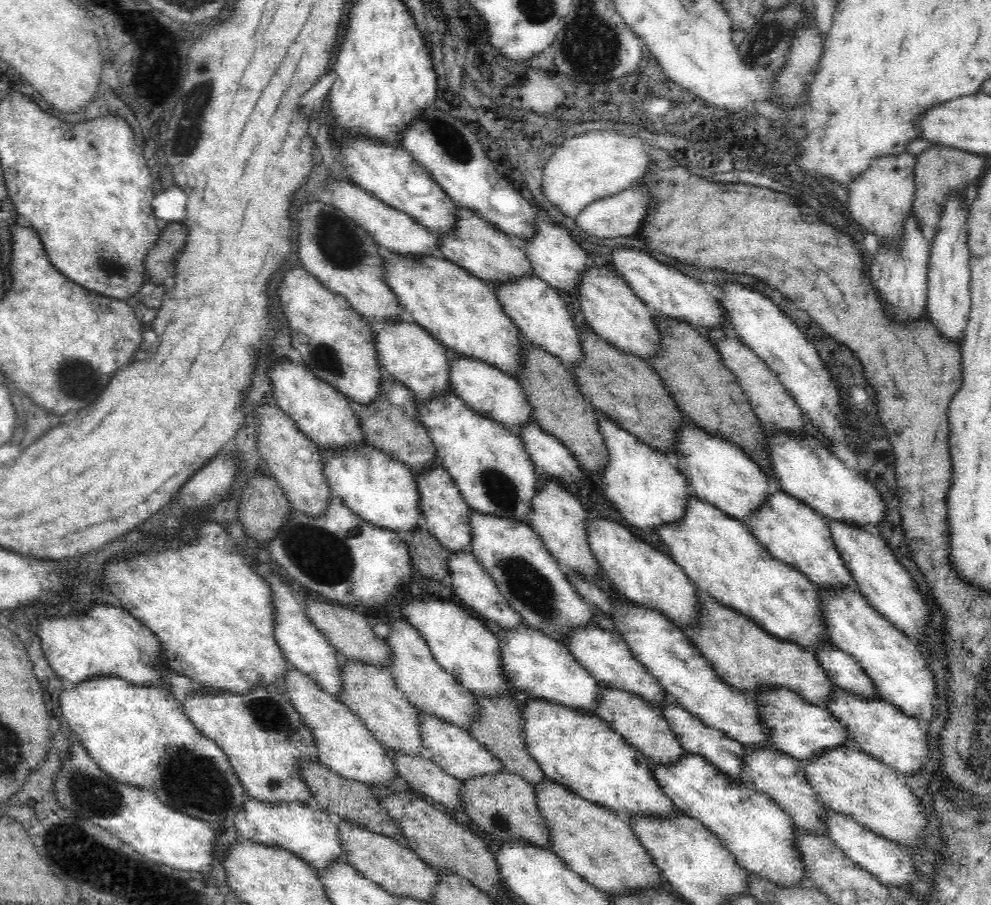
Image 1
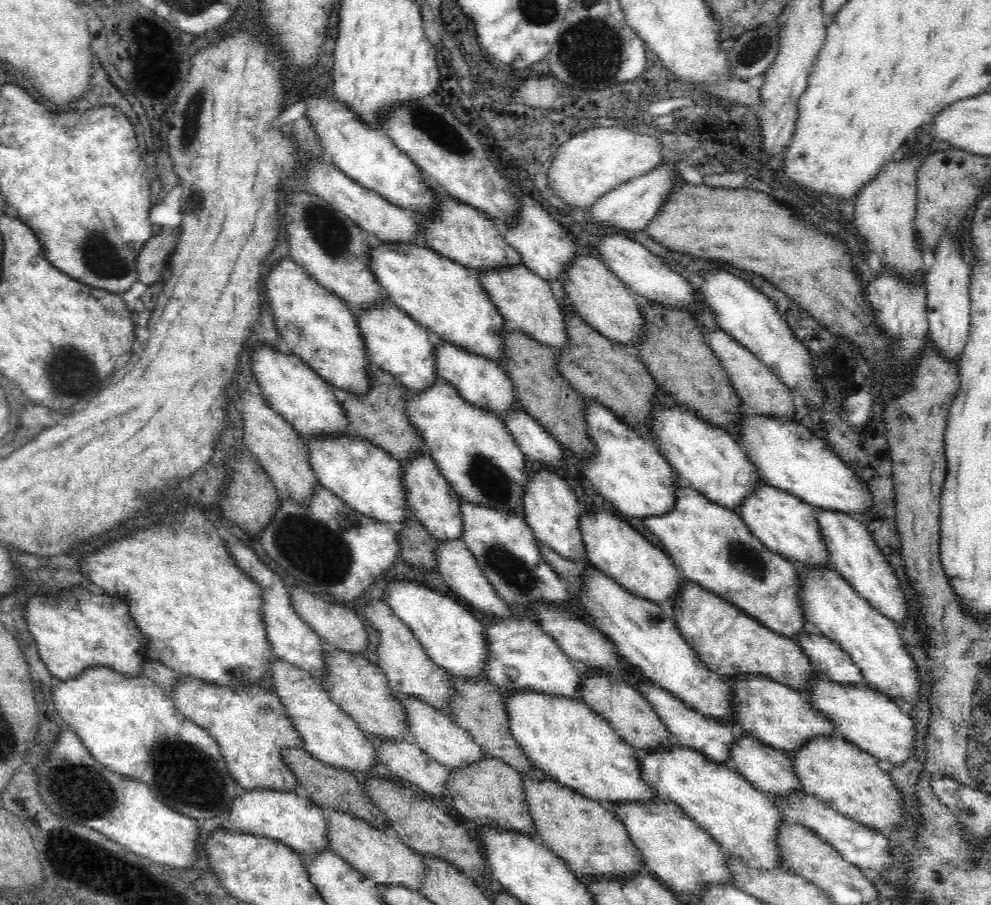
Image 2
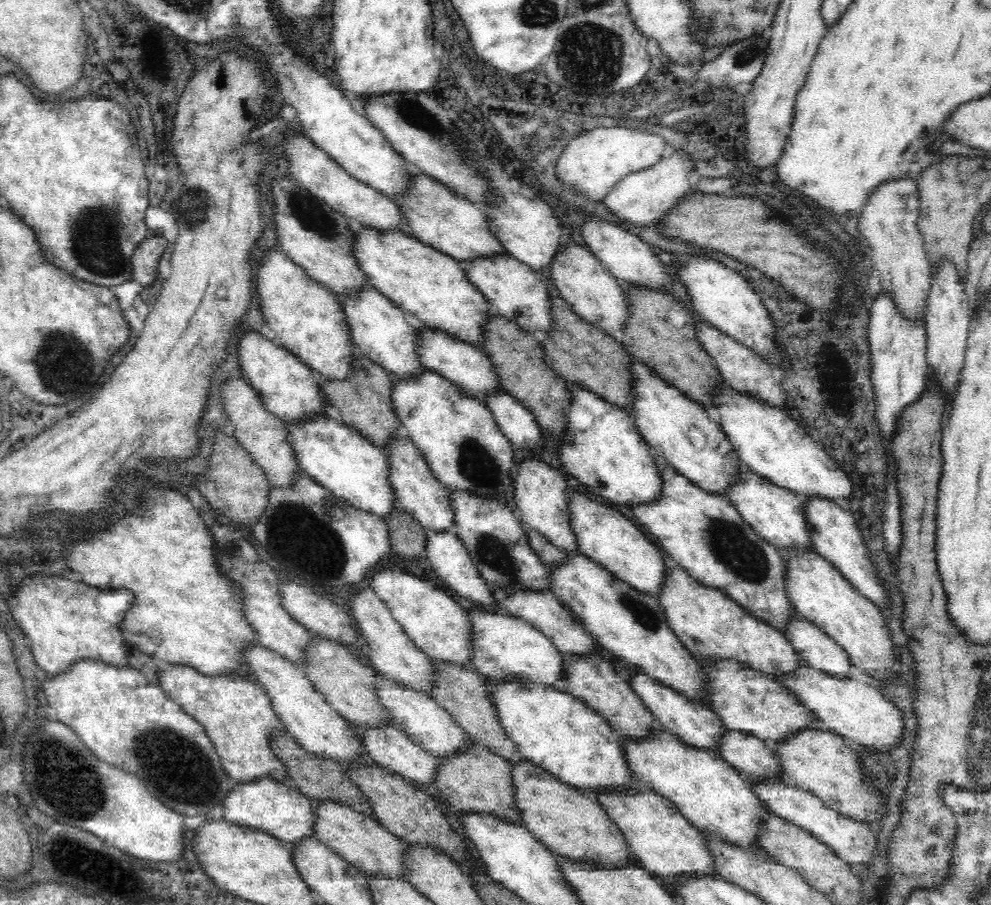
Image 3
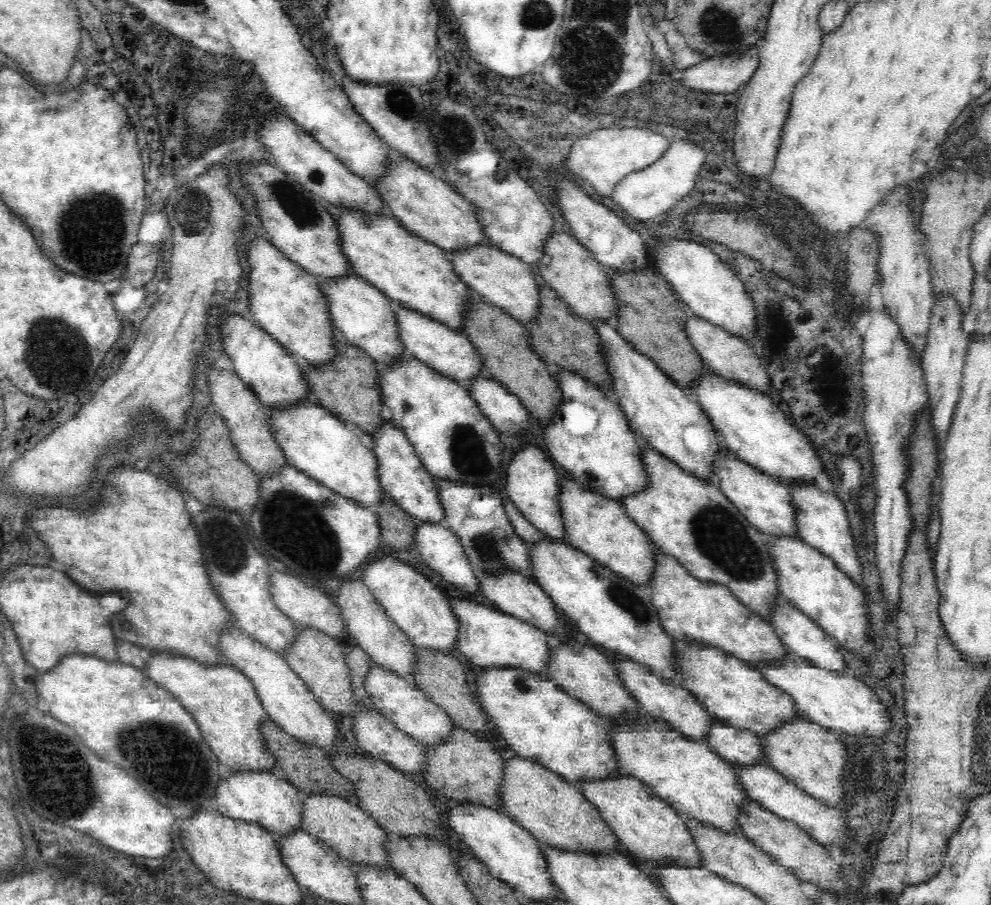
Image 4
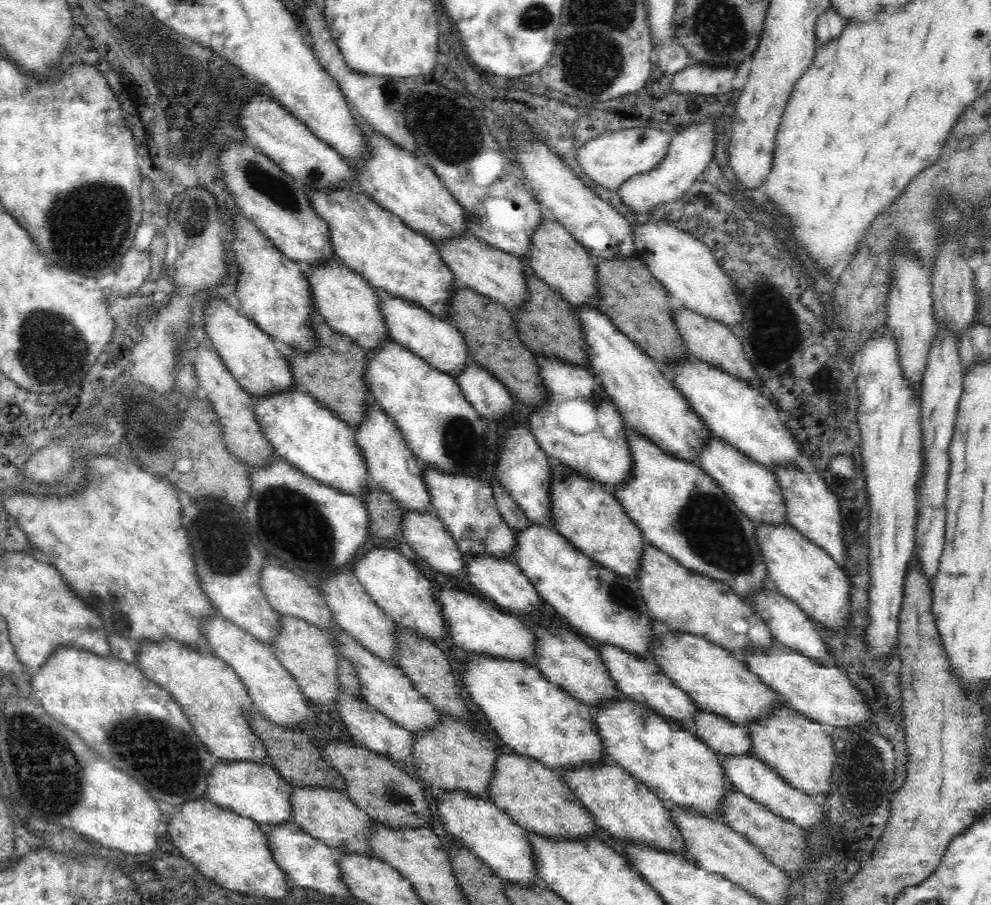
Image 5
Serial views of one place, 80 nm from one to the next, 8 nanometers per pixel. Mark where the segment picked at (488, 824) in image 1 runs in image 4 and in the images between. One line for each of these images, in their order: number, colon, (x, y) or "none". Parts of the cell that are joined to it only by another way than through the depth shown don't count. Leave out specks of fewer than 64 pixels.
2: (490, 789)
3: (474, 779)
4: (466, 768)

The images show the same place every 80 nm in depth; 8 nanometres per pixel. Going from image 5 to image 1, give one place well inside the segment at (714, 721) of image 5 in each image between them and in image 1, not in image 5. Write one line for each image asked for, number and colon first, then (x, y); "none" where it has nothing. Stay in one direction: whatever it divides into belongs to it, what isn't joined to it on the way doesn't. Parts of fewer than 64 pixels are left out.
1: (780, 776)
2: (770, 770)
3: (748, 754)
4: (736, 746)

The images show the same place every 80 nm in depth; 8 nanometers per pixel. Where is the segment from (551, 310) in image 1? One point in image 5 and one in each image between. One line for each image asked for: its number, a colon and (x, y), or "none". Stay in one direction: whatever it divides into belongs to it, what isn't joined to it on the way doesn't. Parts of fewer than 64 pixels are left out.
2: (525, 300)
3: (515, 292)
4: (502, 280)
5: (489, 271)

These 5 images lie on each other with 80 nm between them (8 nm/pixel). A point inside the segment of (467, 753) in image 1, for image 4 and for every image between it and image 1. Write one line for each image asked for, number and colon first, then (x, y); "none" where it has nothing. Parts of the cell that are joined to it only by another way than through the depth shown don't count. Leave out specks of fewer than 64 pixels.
2: (442, 739)
3: (430, 726)
4: (408, 707)

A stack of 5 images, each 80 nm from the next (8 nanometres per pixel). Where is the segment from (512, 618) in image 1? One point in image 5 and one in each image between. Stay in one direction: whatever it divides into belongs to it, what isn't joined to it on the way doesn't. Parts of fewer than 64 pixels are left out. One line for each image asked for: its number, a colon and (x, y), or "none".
2: (458, 566)
3: (452, 562)
4: (440, 548)
5: (428, 535)

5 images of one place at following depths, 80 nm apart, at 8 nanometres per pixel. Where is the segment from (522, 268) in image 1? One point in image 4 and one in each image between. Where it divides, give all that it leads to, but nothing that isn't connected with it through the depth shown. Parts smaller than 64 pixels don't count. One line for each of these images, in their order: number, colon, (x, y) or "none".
2: (463, 234)
3: (437, 216)
4: (428, 208)

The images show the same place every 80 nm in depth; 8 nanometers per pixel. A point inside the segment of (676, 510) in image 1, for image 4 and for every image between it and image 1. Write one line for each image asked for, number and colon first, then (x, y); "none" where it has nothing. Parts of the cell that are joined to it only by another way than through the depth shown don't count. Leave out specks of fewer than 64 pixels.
2: (628, 472)
3: (604, 450)
4: (590, 437)

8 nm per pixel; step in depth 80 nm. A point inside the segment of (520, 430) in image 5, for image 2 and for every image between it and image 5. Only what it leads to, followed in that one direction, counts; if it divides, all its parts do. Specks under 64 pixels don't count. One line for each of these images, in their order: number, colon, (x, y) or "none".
2: (550, 508)
3: (539, 494)
4: (532, 484)

